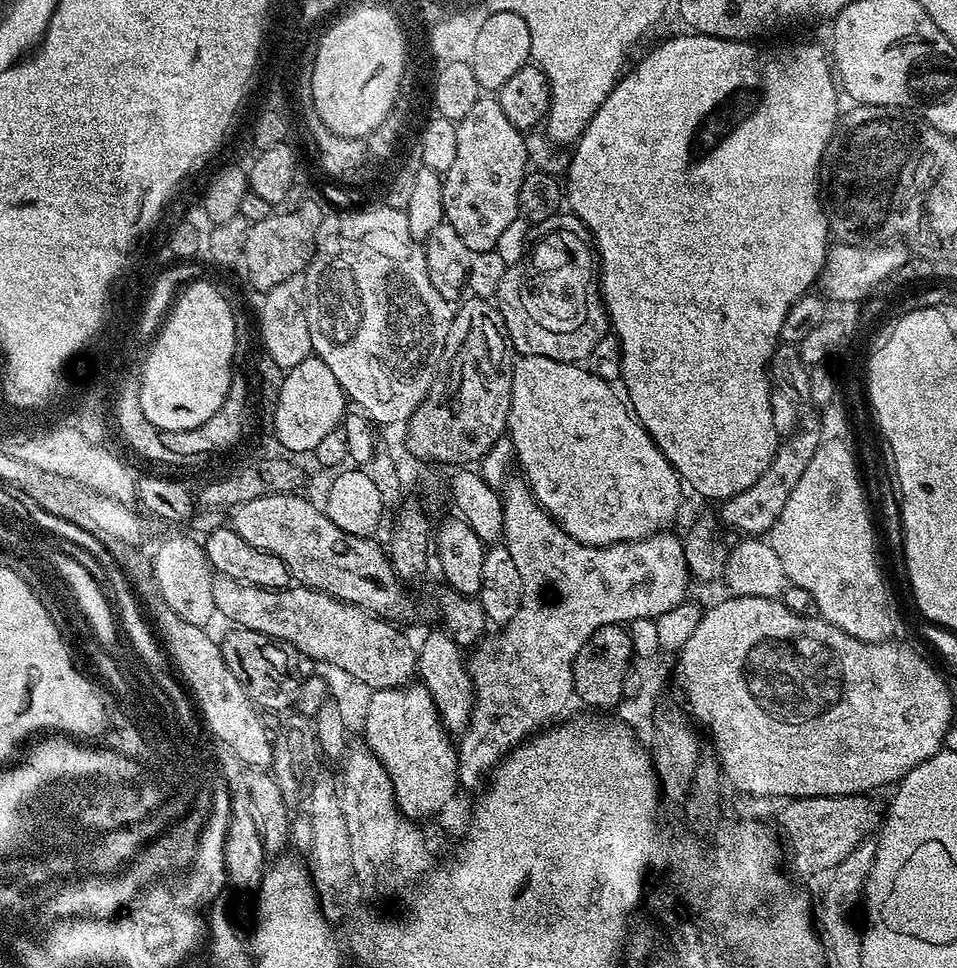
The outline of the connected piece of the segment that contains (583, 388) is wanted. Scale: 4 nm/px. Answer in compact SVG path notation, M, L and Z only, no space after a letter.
M520 356L511 365L512 397L510 398L510 414L508 415L507 439L512 442L515 463L520 463L523 479L532 489L532 497L539 502L541 508L555 520L556 525L570 538L582 542L586 546L598 546L605 548L611 544L621 544L631 540L641 540L647 536L653 536L656 532L663 532L669 527L668 524L676 516L680 508L680 488L682 481L674 470L674 466L662 454L659 446L652 441L650 434L636 419L631 407L623 399L620 400L612 393L613 385L609 381L598 378L589 372L587 367L576 362L567 360L555 360L545 356Z

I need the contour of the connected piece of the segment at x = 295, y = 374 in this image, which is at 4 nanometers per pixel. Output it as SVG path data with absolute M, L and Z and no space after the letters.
M314 354L298 362L298 366L287 369L279 383L276 407L270 417L276 440L288 452L312 454L326 434L341 427L346 411L342 386L338 378L334 378L330 366Z

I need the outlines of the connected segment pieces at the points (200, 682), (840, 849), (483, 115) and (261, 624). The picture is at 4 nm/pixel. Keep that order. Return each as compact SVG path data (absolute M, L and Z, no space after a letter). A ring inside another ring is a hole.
M170 606L147 608L146 612L166 649L171 667L181 677L196 675L192 688L196 691L194 704L199 715L212 712L212 724L220 728L220 736L228 736L228 740L232 740L232 748L240 748L244 756L260 760L260 768L267 769L272 762L273 741L270 739L270 732L264 729L264 724L260 721L261 713L246 694L246 690L242 690L238 678L230 674L220 653L219 643L208 637L209 629L194 622L186 622L186 618L178 618L178 614L170 610ZM224 720L232 720L232 724L240 720L240 724L248 724L248 732L236 732L236 728L232 728L232 732L224 732Z
M871 795L863 796L801 796L787 801L788 804L780 812L780 832L783 847L788 847L792 855L792 868L800 876L816 876L831 872L850 850L854 850L864 840L869 839L877 831L882 820L882 808L872 801Z
M484 94L474 106L466 113L466 118L458 121L458 151L454 163L448 172L443 173L442 202L444 203L444 220L454 230L458 230L462 242L472 252L490 252L496 244L509 235L508 227L520 216L518 198L522 187L526 165L529 163L527 154L526 136L521 129L506 118L502 111L499 99Z
M219 574L213 575L212 585L214 586L214 606L221 617L224 615L229 620L227 622L229 625L254 630L258 634L267 636L269 641L279 642L289 649L297 648L302 655L309 656L312 660L325 660L326 663L341 668L346 675L353 676L358 683L365 684L368 690L399 688L409 683L417 671L417 651L413 644L411 646L409 640L394 627L397 625L366 612L358 606L303 586L259 588Z

